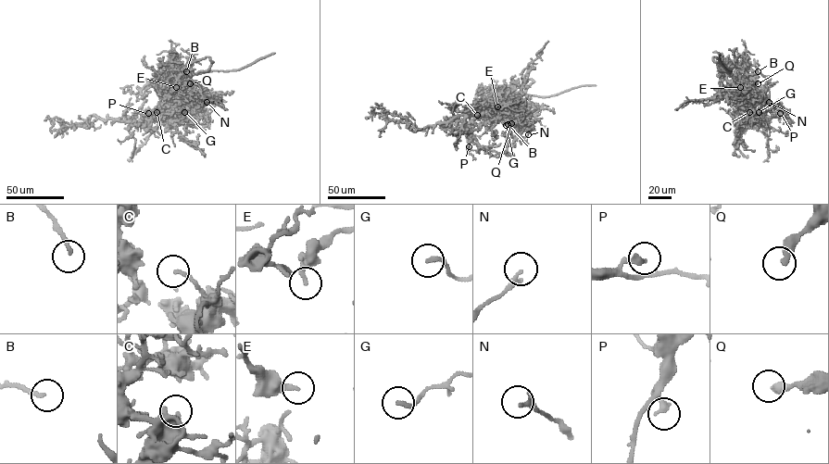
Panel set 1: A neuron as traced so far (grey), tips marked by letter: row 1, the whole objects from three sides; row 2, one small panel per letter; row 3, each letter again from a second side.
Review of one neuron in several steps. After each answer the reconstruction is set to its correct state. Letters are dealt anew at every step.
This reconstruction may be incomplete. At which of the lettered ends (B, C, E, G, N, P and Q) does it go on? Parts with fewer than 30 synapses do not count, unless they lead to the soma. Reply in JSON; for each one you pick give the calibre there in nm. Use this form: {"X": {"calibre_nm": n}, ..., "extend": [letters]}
{"extend": []}

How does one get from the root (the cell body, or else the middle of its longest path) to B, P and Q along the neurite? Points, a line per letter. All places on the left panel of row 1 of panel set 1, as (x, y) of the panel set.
B: (160, 118), (170, 109), (176, 97), (169, 90), (168, 81), (172, 76), (180, 77), (186, 71)
P: (160, 118), (149, 113), (150, 117), (148, 113)
Q: (160, 118), (170, 109), (187, 81), (183, 79), (190, 83)

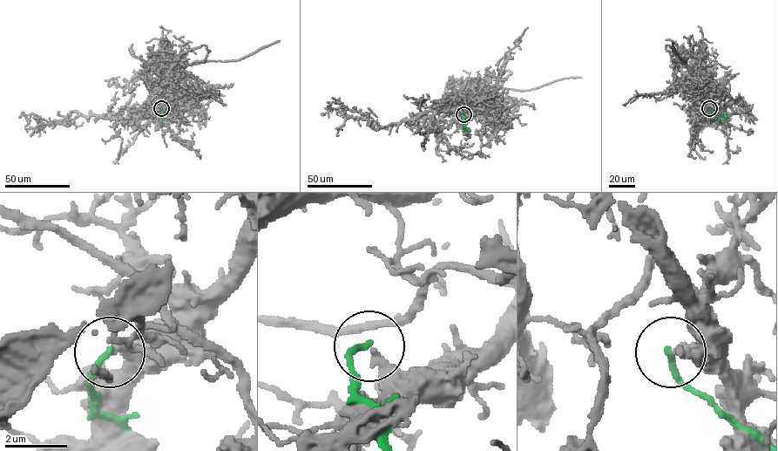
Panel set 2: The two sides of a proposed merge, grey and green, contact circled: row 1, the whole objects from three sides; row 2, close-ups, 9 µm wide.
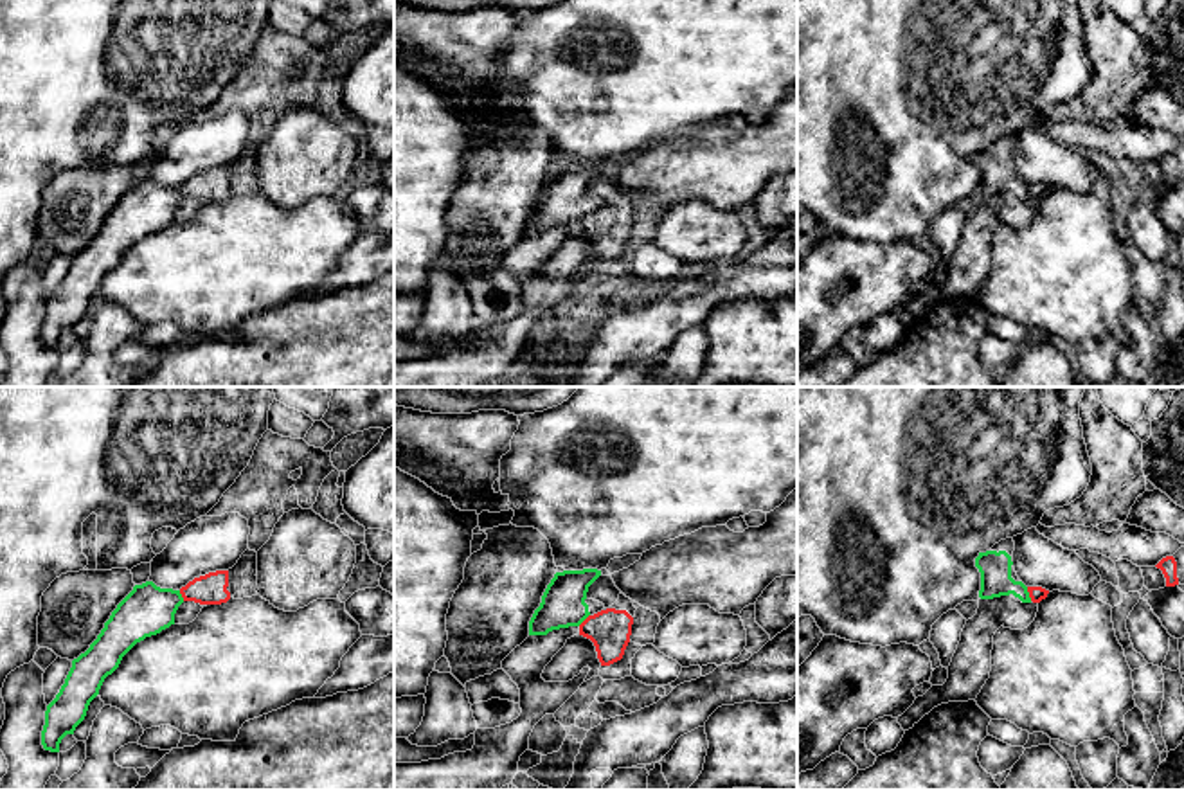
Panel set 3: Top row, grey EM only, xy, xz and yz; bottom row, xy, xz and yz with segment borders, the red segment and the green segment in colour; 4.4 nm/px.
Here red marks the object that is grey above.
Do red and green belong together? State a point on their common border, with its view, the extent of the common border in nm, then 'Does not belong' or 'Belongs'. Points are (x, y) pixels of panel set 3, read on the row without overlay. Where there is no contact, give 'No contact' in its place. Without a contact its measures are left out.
Touches red at yz (1030, 191). Shared border 70 nm. Does not belong

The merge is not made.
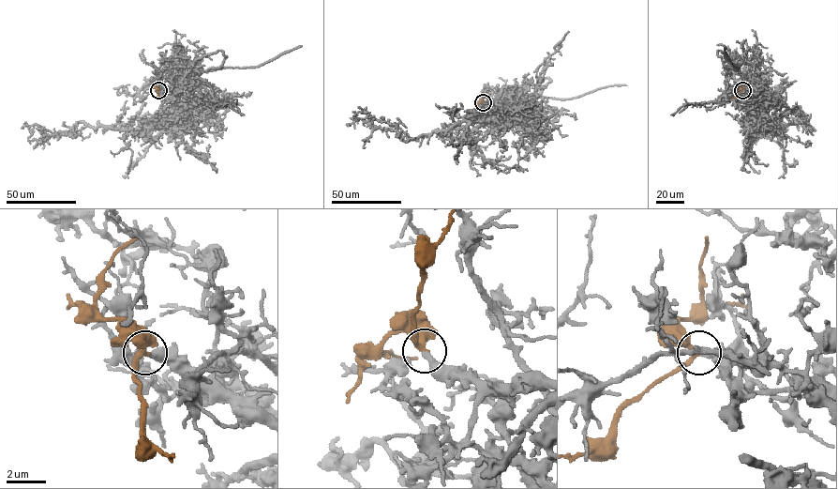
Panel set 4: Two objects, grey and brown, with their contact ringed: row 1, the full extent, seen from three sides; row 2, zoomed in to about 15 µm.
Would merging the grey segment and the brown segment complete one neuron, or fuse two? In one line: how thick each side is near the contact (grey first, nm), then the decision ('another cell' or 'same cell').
320/280 nm | same cell

